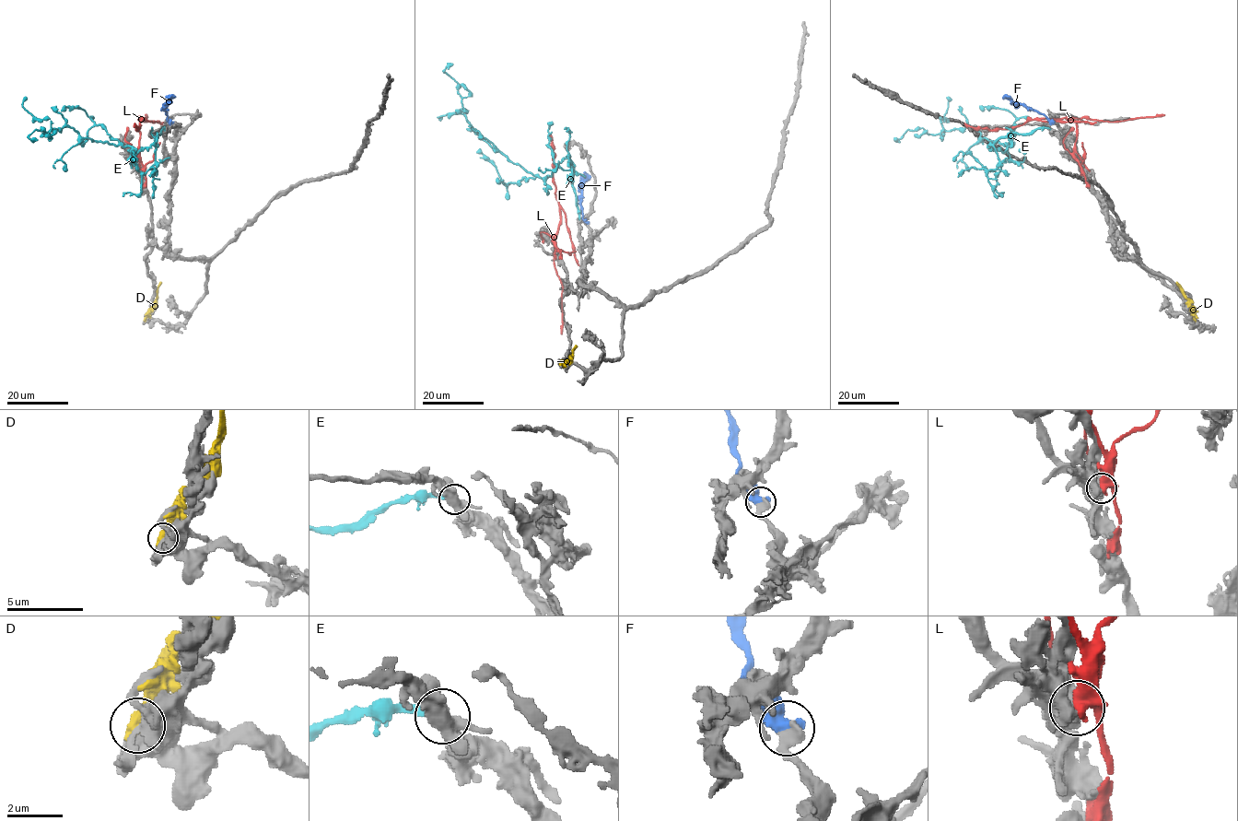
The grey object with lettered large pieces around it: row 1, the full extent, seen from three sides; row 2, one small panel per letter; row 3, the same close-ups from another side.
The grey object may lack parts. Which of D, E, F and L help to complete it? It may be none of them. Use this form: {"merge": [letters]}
{"merge": ["F"]}

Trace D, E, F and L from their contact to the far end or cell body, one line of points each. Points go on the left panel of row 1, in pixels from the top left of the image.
D: (145, 318), (153, 306), (160, 282)
E: (164, 128), (155, 144), (138, 151), (82, 138), (68, 126), (47, 134), (35, 129), (29, 135), (37, 140)
F: (171, 123), (165, 111), (169, 97)
L: (142, 174), (143, 166), (137, 153), (138, 120), (145, 119), (137, 129), (134, 123)

